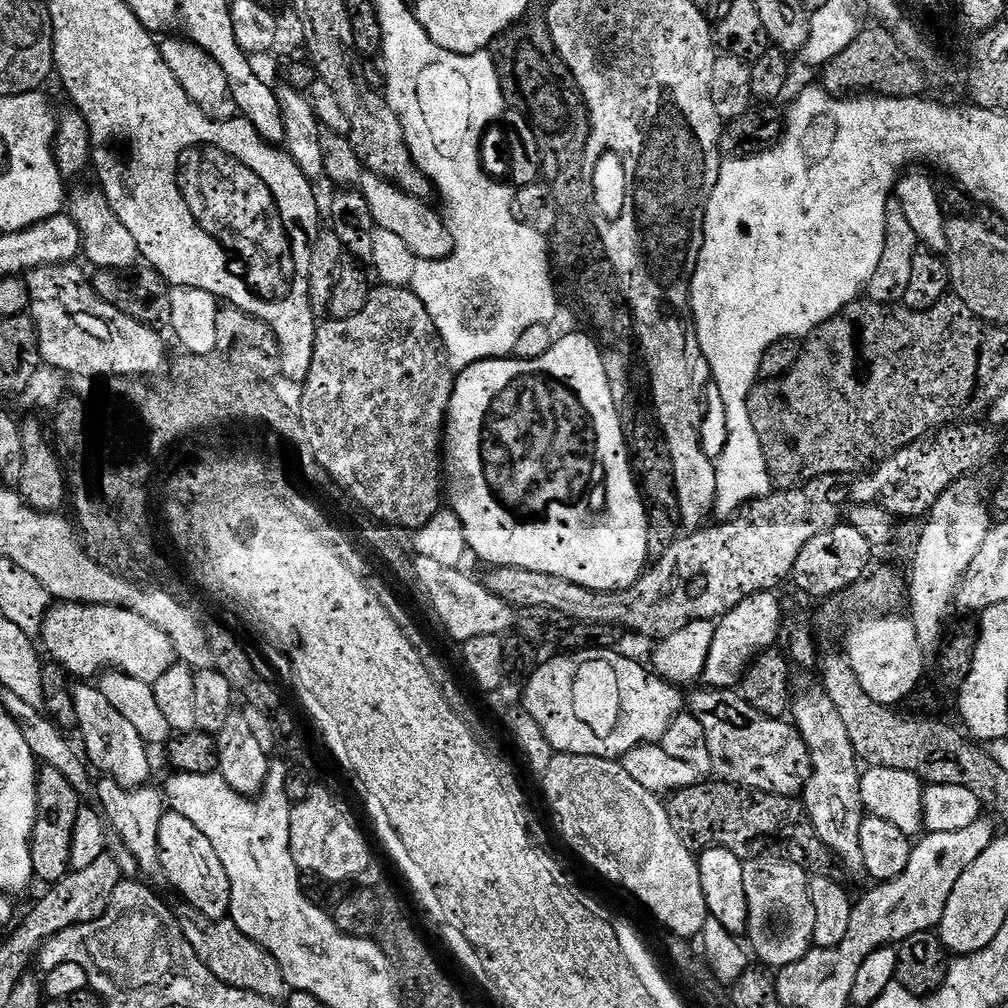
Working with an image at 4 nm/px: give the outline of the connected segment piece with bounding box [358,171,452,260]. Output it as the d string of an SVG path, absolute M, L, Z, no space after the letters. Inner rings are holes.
M365 171L360 179L358 191L366 198L366 206L370 206L370 214L377 228L391 230L397 238L402 238L406 246L410 246L417 260L447 260L452 253L452 236L439 211L435 212L430 204L406 194L388 180Z

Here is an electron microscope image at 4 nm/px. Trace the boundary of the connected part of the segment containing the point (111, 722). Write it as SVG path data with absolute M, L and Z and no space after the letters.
M76 682L71 685L74 709L77 710L79 729L78 736L84 739L83 755L93 769L96 768L105 777L118 782L124 788L143 788L152 776L152 760L148 757L149 745L144 743L142 734L100 692L99 687L92 688L88 682Z

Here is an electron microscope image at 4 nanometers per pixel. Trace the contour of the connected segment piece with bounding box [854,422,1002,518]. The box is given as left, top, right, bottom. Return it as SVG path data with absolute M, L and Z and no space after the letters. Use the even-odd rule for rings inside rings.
M964 422L959 426L945 426L935 434L923 440L915 440L910 446L880 461L871 471L859 477L861 480L856 488L855 503L874 504L897 518L927 517L940 495L954 481L965 479L979 464L994 459L999 452L1001 436L996 432L987 432L976 424L979 423Z

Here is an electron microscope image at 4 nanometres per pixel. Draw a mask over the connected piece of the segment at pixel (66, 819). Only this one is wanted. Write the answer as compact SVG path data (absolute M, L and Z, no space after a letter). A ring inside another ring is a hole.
M47 766L39 769L36 778L36 825L30 846L32 875L37 881L45 880L45 885L56 885L70 872L70 842L74 838L74 822L78 822L80 807L81 793L76 792L74 786L58 774L58 770Z

